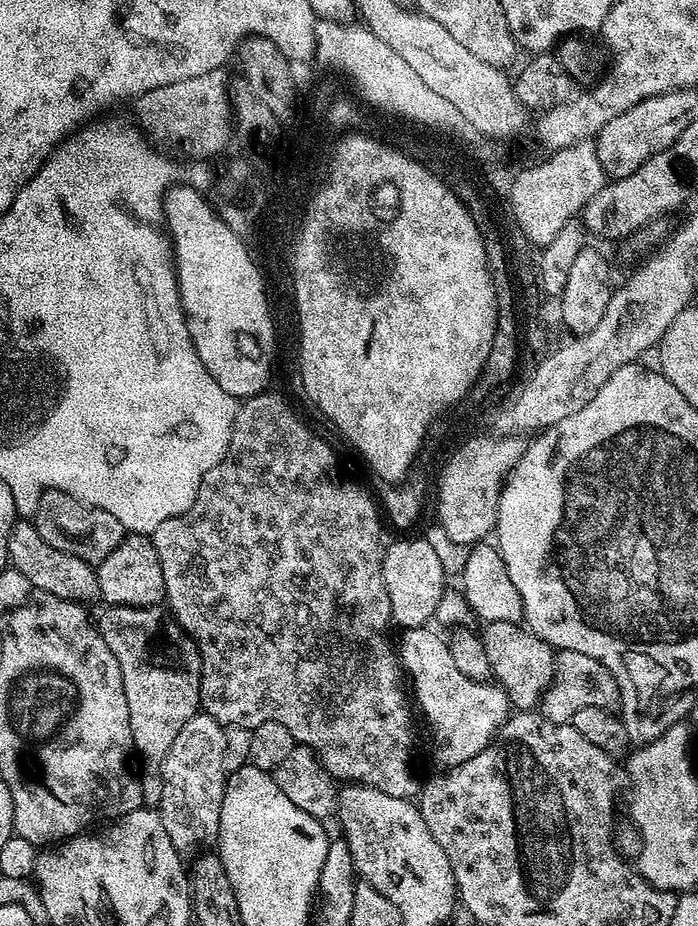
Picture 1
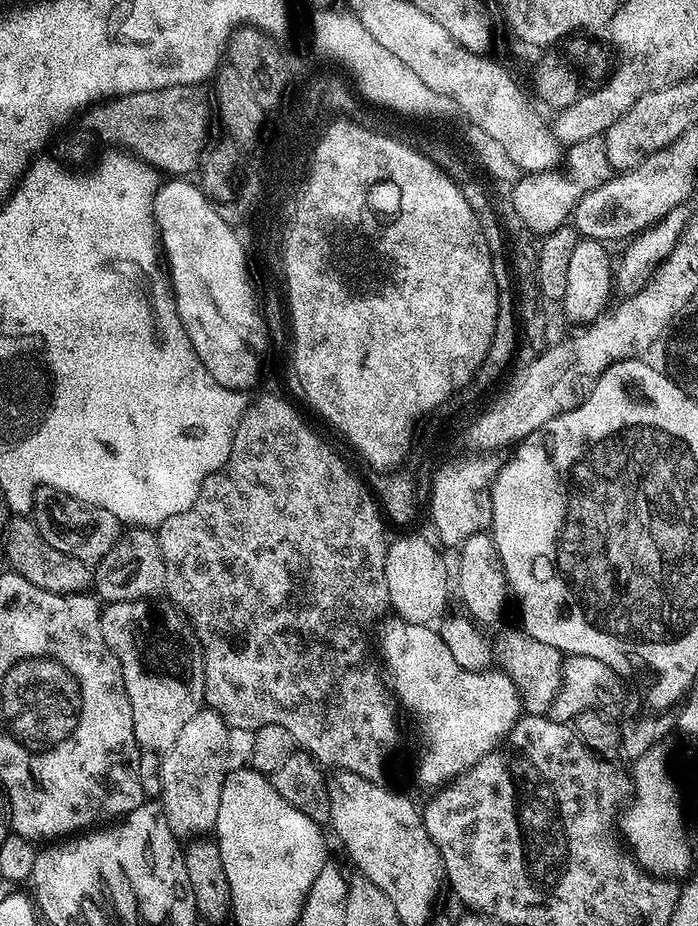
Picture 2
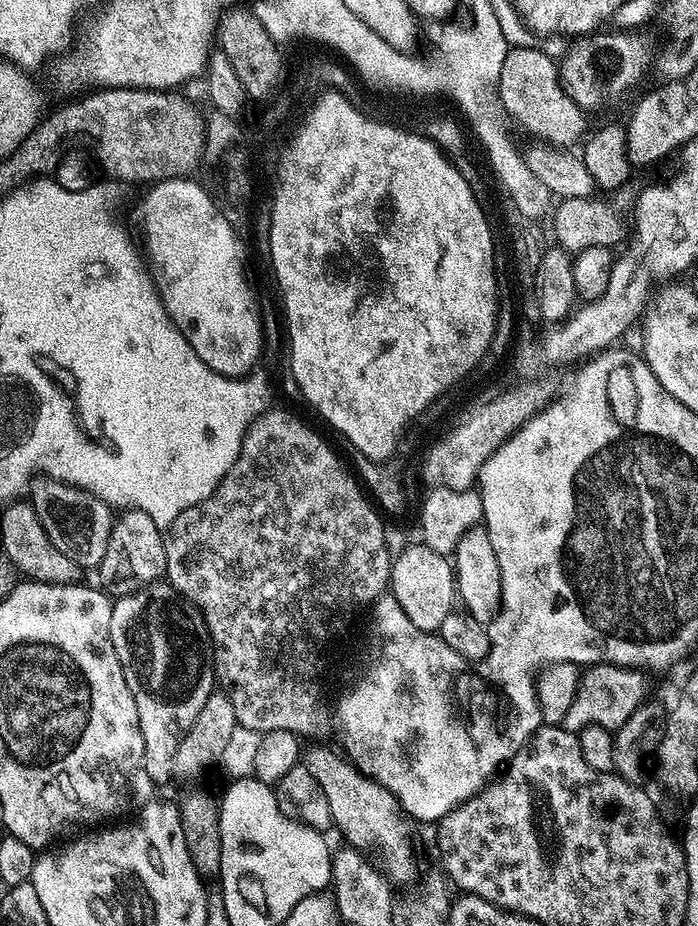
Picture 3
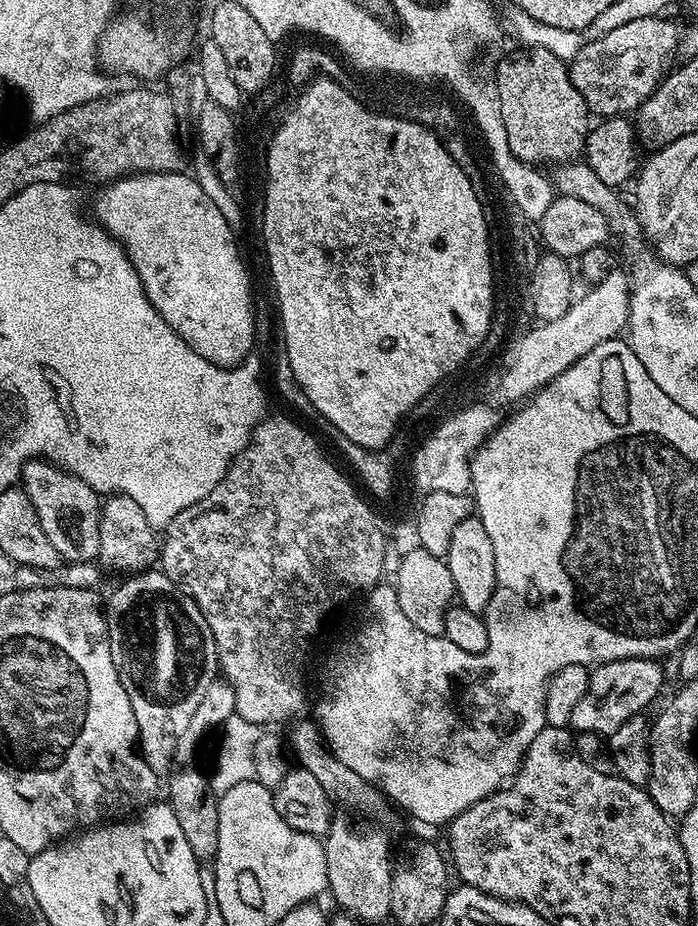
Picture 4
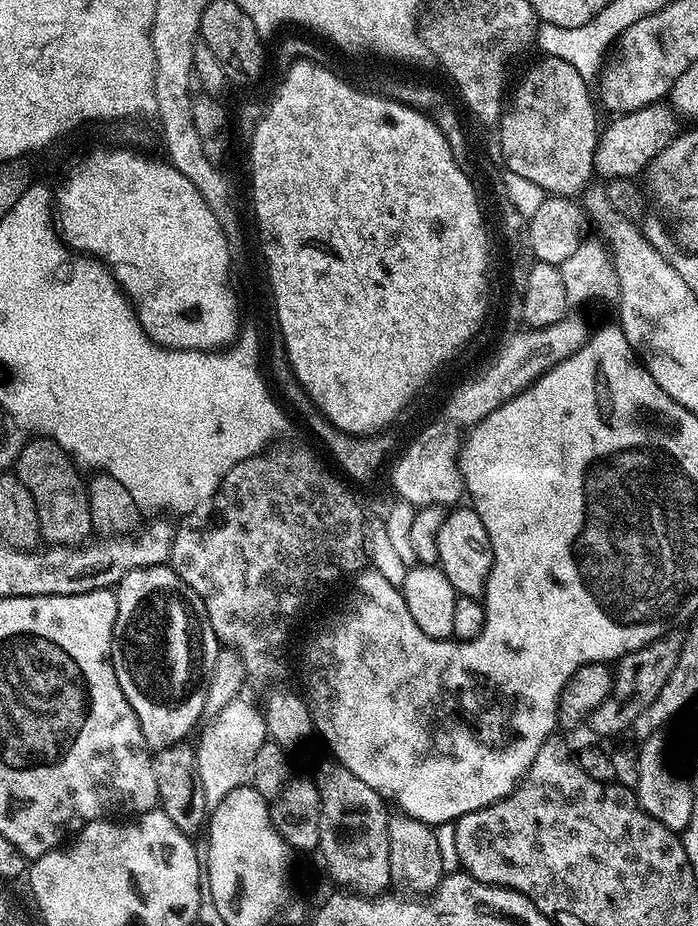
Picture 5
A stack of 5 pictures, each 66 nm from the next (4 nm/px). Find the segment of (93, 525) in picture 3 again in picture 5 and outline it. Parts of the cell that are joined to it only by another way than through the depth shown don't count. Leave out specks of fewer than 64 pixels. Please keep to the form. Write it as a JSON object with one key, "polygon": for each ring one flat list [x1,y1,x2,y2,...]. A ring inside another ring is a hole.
{"polygon":[[33,438,25,444,18,454,14,465,14,474,30,490,40,523,40,535,49,545,62,548,74,548,89,543,93,535,92,515,88,501,88,486,81,469,67,456,55,440,51,438]]}

